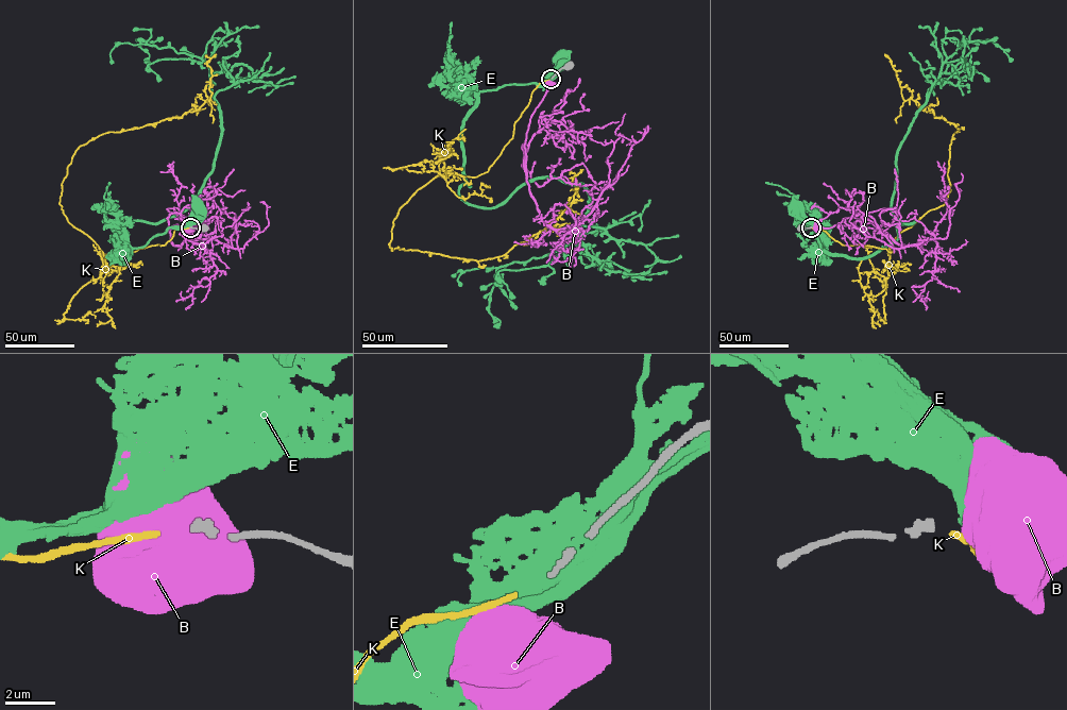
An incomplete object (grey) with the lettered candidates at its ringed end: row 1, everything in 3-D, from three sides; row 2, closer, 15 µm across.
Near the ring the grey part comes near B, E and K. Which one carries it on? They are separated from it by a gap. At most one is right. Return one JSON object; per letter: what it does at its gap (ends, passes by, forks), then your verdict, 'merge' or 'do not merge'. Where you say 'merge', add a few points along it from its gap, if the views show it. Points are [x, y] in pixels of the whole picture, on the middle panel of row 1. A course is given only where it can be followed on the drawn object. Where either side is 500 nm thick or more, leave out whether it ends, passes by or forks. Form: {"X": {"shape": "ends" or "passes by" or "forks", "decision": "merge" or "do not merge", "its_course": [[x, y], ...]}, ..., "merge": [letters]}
{"B": {"decision": "do not merge"}, "E": {"decision": "do not merge"}, "K": {"shape": "ends", "decision": "merge", "its_course": [[548, 79], [488, 170], [433, 178], [400, 208], [389, 246], [505, 255], [568, 208], [582, 169]]}, "merge": ["K"]}

